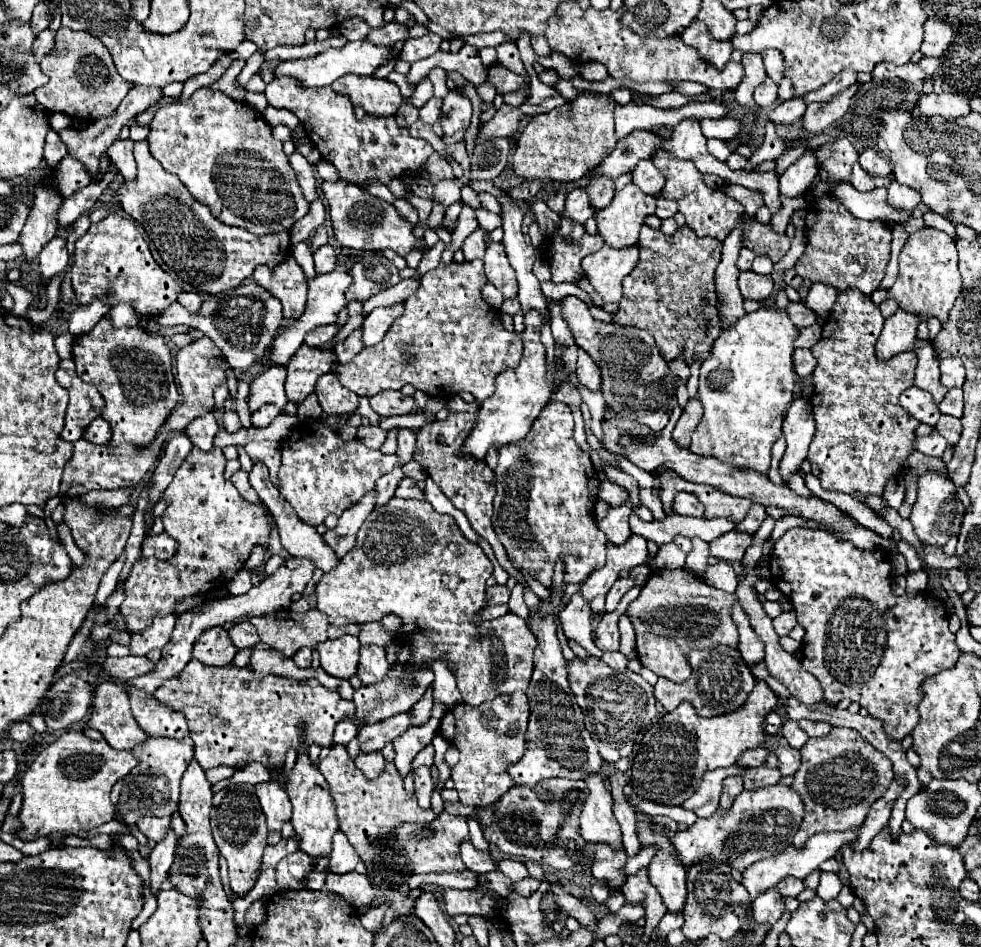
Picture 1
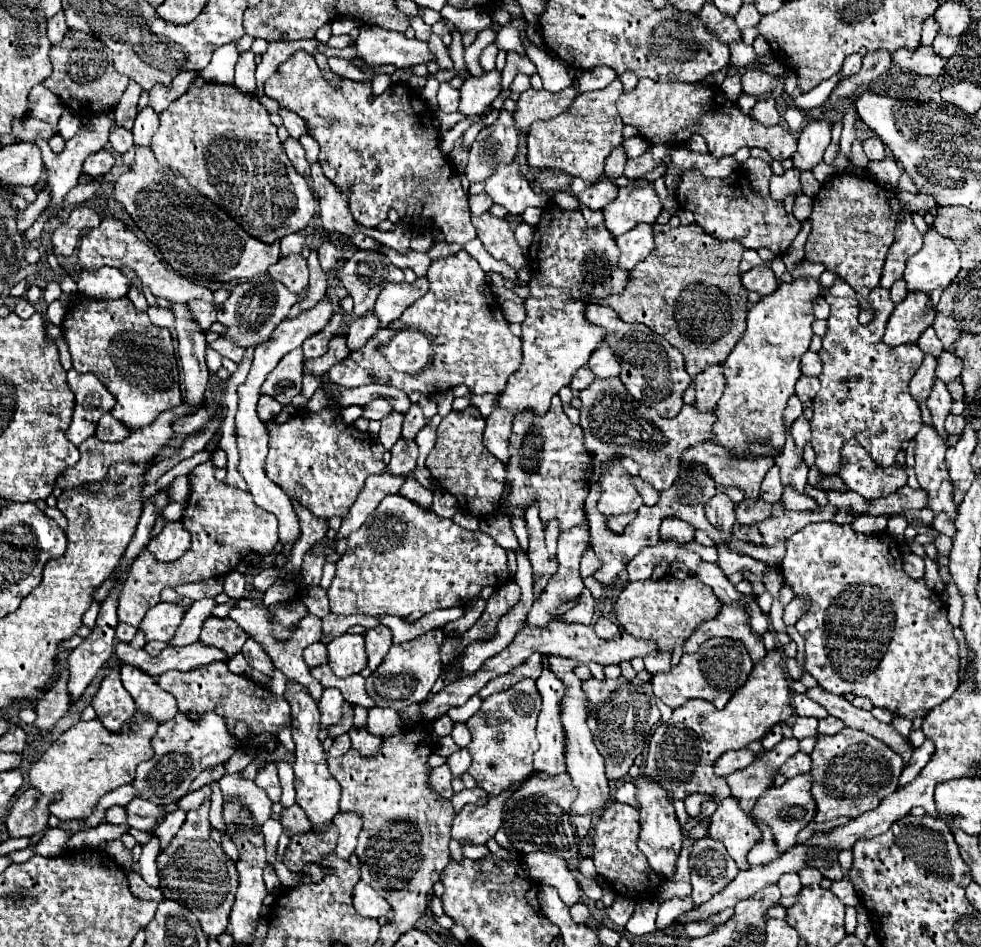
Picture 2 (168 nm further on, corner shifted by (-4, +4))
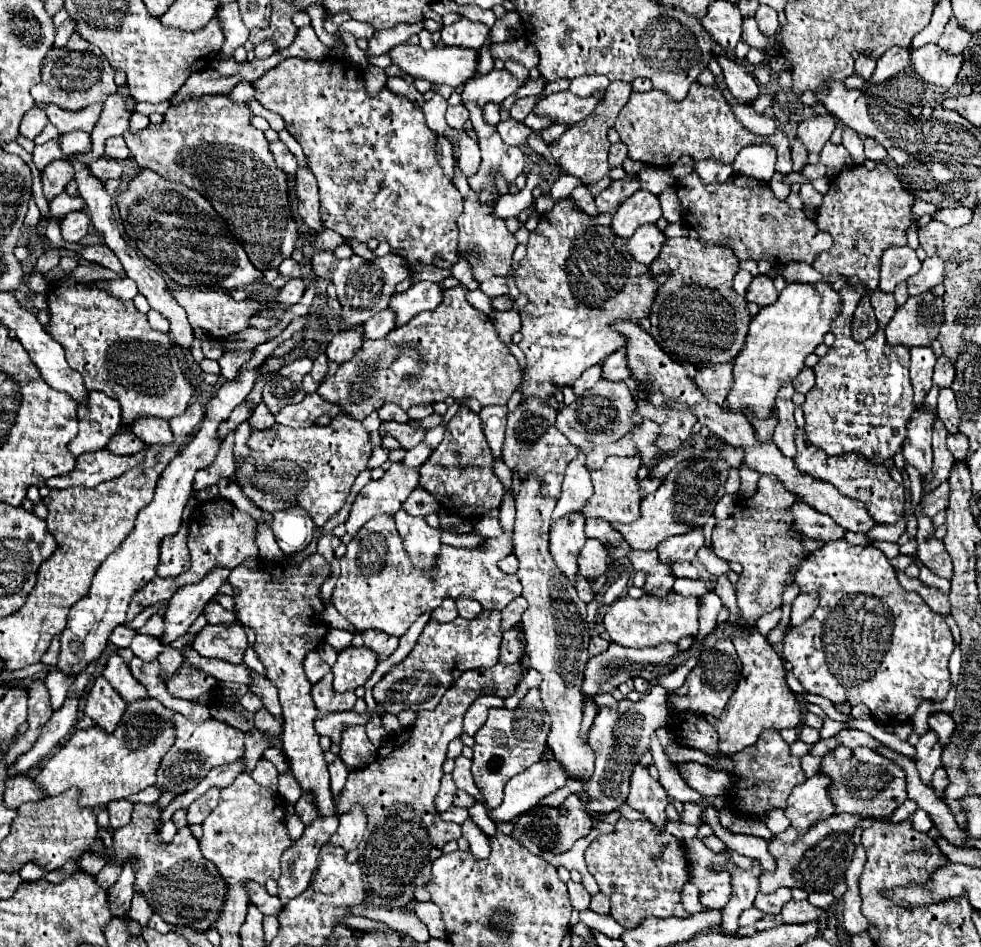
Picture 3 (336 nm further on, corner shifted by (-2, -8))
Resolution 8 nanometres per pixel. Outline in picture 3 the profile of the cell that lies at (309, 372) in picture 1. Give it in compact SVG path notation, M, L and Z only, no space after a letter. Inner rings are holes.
M350 328L338 332L326 348L326 356L330 362L344 364L354 358L356 350L362 346L362 328Z

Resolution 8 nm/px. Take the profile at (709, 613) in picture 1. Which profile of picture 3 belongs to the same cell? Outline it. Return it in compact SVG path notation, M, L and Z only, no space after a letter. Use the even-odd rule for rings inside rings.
M670 592L664 598L644 594L642 598L622 596L610 604L604 616L604 628L610 634L612 642L630 648L648 648L664 642L676 644L680 638L694 638L698 634L698 610L700 602L696 596L680 596Z

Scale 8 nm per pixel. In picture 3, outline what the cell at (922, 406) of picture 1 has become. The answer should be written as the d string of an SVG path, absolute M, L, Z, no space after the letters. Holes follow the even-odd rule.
M926 346L924 350L910 350L910 356L912 356L910 378L912 378L912 386L914 386L914 404L922 406L928 390L932 388L936 356L930 346Z

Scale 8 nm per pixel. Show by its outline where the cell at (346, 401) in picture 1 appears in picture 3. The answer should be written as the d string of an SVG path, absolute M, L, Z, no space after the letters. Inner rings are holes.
M382 422L380 432L394 436L406 450L418 446L424 438L424 430L418 430L414 424L398 424L398 422Z

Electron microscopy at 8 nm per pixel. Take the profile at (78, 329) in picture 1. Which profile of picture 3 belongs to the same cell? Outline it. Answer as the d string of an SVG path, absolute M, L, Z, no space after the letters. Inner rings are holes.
M122 278L122 280L96 280L94 284L98 284L100 288L108 290L118 300L132 300L138 294L138 288L136 288L136 284L130 278Z

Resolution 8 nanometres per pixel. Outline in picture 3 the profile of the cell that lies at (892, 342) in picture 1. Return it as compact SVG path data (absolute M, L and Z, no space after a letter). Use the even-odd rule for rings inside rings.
M928 294L910 296L904 306L896 308L896 314L886 326L888 346L930 346L936 340L940 324L944 320L942 298Z

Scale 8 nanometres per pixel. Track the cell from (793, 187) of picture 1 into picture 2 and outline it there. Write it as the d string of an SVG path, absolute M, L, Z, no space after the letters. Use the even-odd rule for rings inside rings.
M812 120L808 122L798 138L798 150L794 154L794 166L800 172L812 170L818 162L822 162L824 150L830 144L830 122L826 120Z

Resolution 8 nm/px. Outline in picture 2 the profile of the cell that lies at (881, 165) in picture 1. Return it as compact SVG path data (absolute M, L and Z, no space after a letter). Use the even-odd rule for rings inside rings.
M872 136L872 138L866 138L864 140L864 152L870 160L880 160L884 158L886 150L884 150L884 142L878 138L878 136Z

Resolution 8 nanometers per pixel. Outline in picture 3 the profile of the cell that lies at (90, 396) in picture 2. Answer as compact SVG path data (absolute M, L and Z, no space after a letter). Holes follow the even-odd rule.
M88 392L88 402L84 402L84 406L78 404L78 436L70 442L68 450L74 456L80 456L84 452L98 452L108 444L108 438L116 434L116 430L120 428L120 404L110 398L104 396L102 392Z

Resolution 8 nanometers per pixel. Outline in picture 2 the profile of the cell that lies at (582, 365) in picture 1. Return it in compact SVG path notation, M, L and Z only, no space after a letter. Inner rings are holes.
M602 342L602 346L590 356L588 366L596 374L596 378L612 378L612 376L620 374L618 356L614 354L614 350L606 342Z

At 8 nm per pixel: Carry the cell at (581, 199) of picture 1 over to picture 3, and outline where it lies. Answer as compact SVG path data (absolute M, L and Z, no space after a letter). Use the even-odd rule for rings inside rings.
M624 178L624 180L614 180L610 188L606 188L602 194L598 194L596 200L596 208L600 214L608 212L608 214L616 214L618 206L632 196L636 190L640 188L640 182L634 178Z

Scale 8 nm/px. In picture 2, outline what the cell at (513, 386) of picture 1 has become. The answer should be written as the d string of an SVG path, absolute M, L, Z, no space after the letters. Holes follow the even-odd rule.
M550 204L534 230L534 240L528 248L528 264L532 268L530 296L524 300L528 318L522 324L524 360L498 398L498 406L514 416L526 408L546 414L552 396L570 384L574 372L588 362L606 336L604 328L586 320L586 306L608 294L620 294L630 280L630 272L618 264L618 246L610 230L604 224L588 226L578 210L570 212Z

